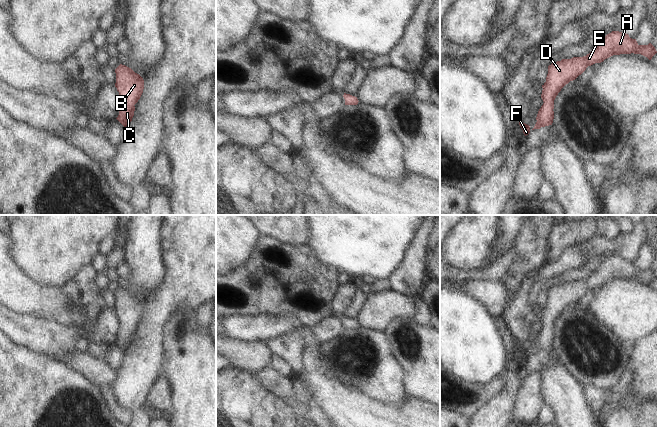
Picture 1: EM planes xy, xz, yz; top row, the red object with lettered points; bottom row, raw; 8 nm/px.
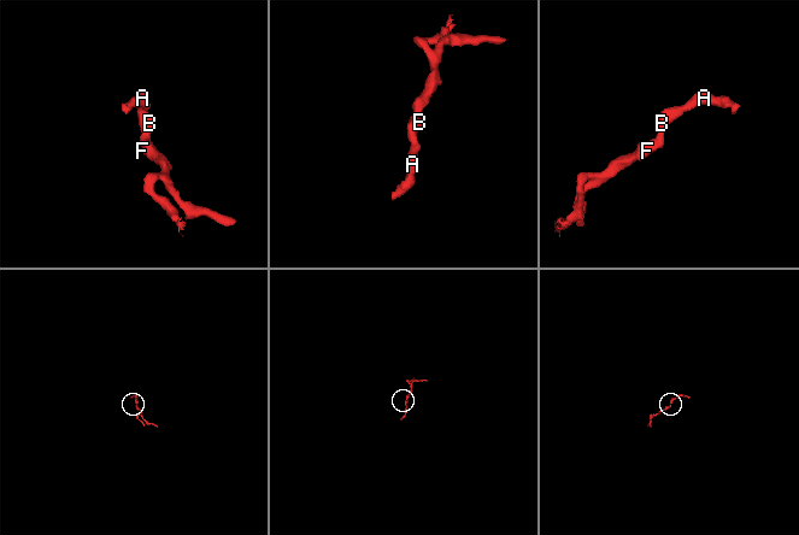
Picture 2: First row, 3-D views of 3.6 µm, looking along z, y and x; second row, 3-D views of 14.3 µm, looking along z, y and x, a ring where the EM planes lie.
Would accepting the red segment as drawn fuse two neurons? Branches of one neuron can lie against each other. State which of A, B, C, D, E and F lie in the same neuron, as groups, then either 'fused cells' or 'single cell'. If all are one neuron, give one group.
groups A B C D E F; single cell

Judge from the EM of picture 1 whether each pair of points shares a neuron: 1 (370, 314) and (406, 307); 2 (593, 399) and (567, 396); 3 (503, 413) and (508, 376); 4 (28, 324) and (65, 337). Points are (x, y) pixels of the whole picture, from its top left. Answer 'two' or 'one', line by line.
1: one
2: two
3: one
4: one

